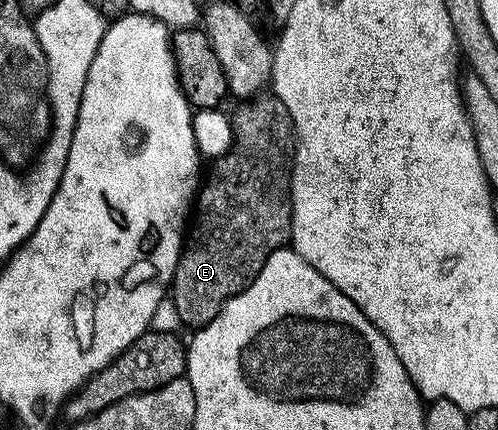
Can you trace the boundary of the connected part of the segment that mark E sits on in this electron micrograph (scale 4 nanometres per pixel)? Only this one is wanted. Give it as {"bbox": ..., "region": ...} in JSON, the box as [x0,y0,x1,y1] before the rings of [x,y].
{"bbox":[169,94,297,330],"region":[[[274,94],[256,95],[238,106],[240,108],[231,116],[231,129],[235,140],[224,156],[214,157],[212,164],[215,165],[212,166],[211,173],[208,176],[206,173],[205,179],[202,181],[193,205],[193,223],[190,225],[189,235],[183,241],[183,250],[179,253],[179,261],[171,279],[169,298],[177,306],[180,325],[187,327],[188,324],[191,330],[204,328],[209,322],[213,322],[213,318],[217,318],[217,314],[225,306],[225,302],[241,290],[249,287],[253,278],[257,278],[257,274],[261,274],[261,266],[265,266],[269,254],[273,254],[279,248],[284,247],[291,239],[291,174],[295,170],[295,145],[297,143],[295,123],[291,120],[289,110],[285,110],[285,102],[281,102],[281,98],[277,98]]]}

